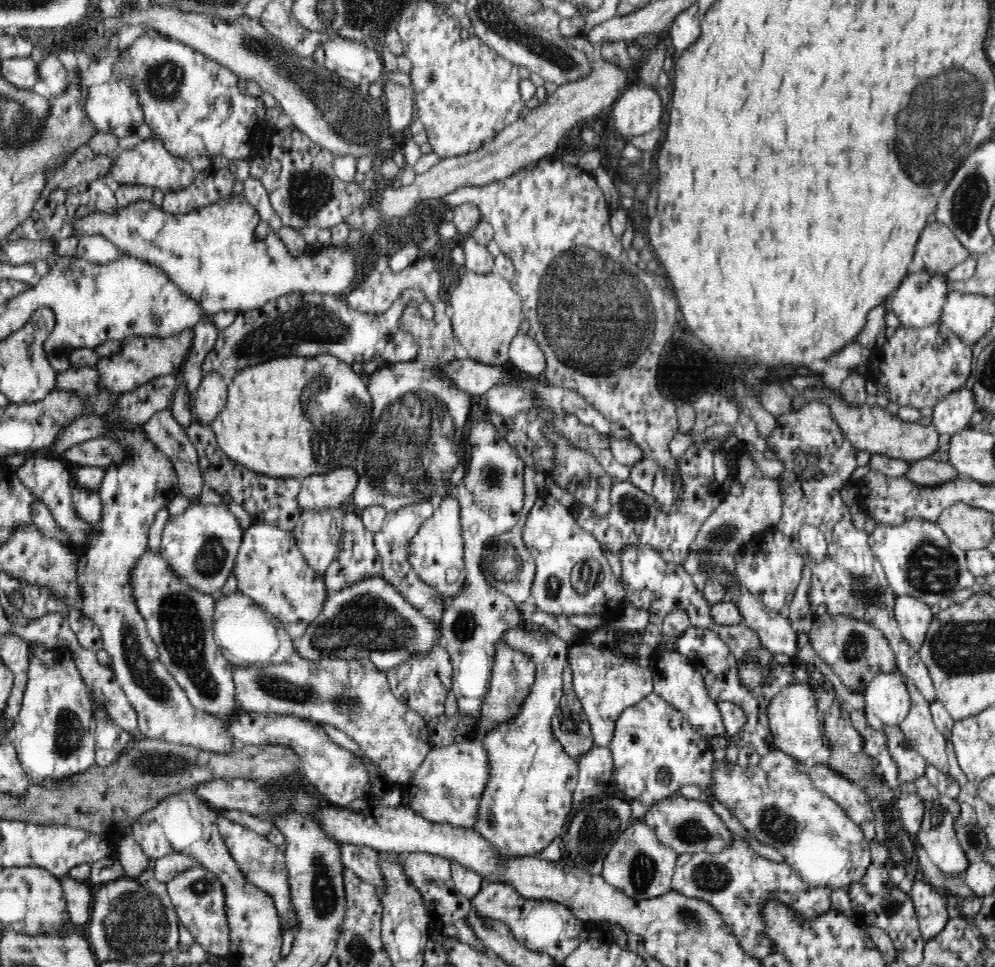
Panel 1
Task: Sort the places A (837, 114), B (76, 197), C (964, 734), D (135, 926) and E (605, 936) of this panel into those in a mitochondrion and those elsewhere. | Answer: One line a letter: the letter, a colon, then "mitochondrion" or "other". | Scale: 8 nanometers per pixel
A: other
B: other
C: other
D: mitochondrion
E: other

